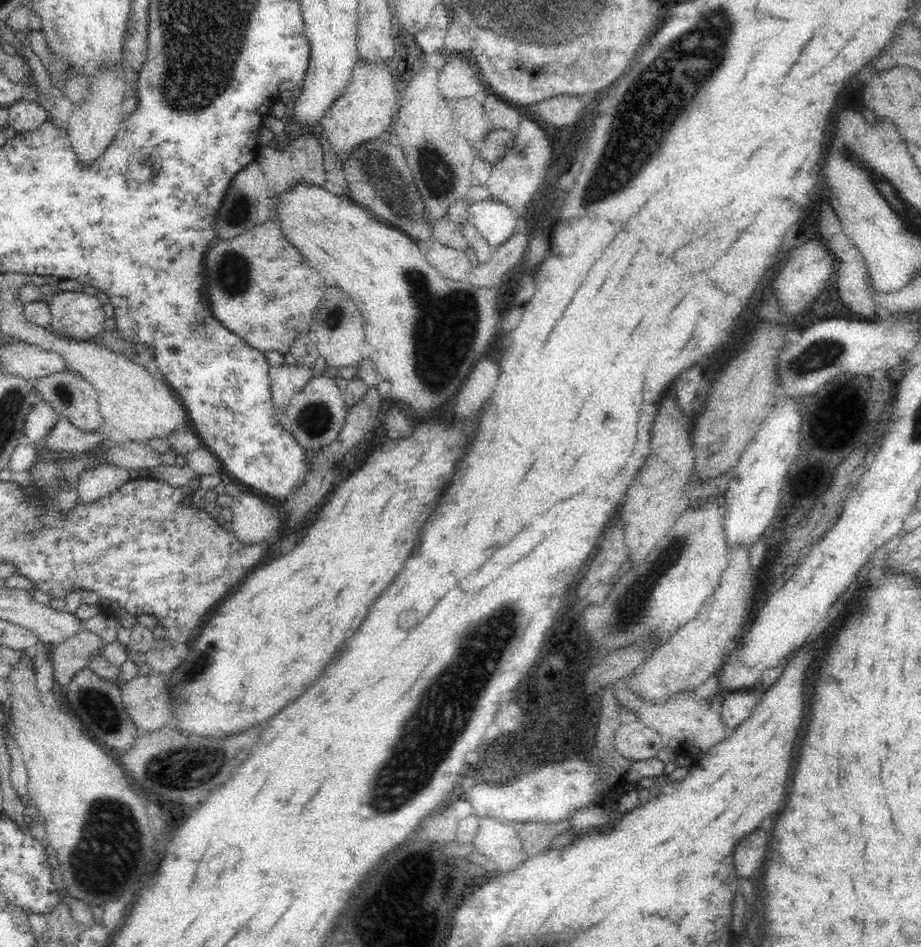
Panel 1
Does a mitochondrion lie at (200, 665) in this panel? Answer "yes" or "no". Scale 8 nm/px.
yes

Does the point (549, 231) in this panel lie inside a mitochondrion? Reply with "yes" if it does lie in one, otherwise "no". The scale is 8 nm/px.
no

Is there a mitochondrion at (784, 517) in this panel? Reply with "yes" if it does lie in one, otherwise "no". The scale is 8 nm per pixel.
no

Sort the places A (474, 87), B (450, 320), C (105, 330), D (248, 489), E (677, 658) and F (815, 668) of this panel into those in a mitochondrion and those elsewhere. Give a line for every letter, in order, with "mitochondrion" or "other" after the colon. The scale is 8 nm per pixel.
A: other
B: mitochondrion
C: other
D: other
E: other
F: other

